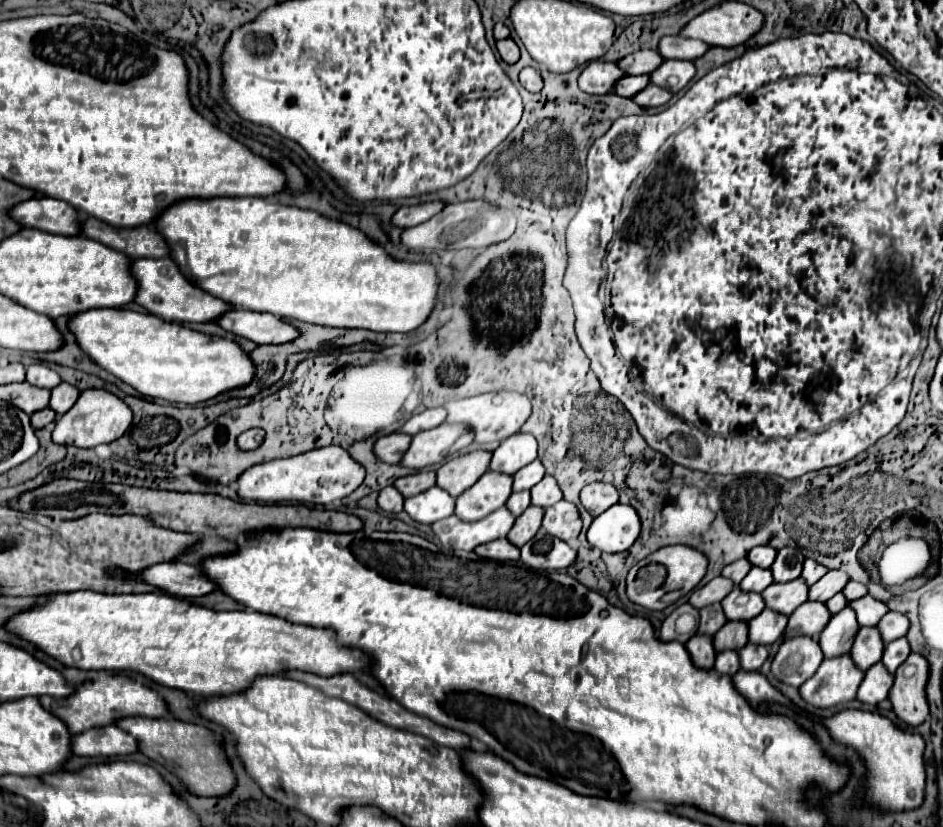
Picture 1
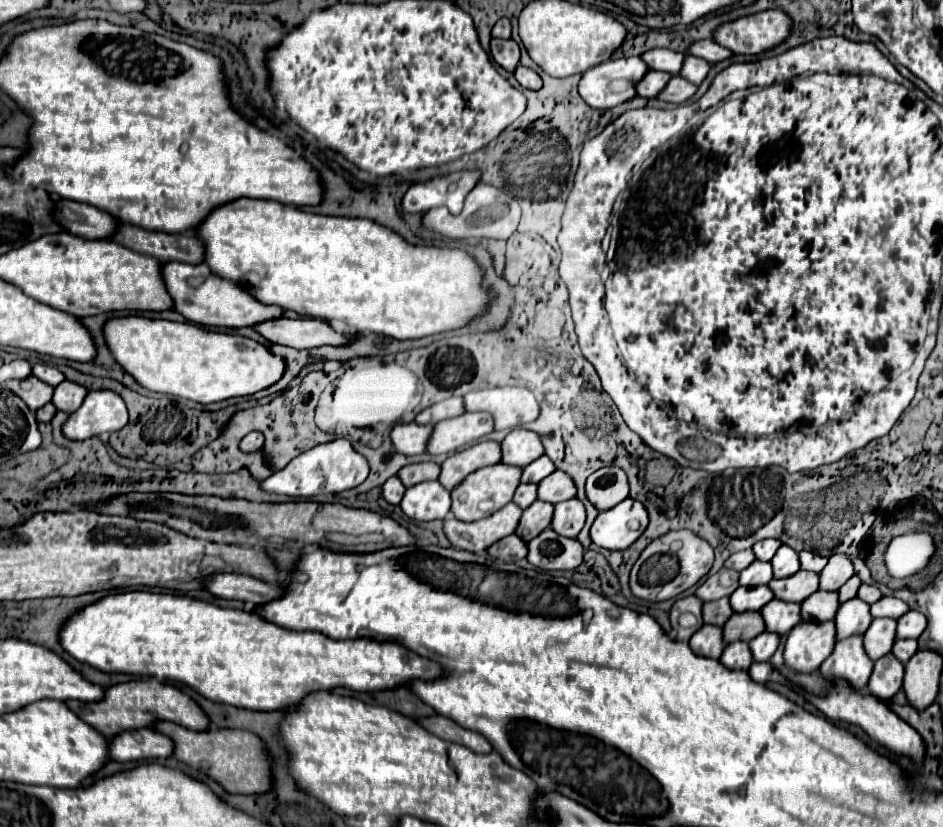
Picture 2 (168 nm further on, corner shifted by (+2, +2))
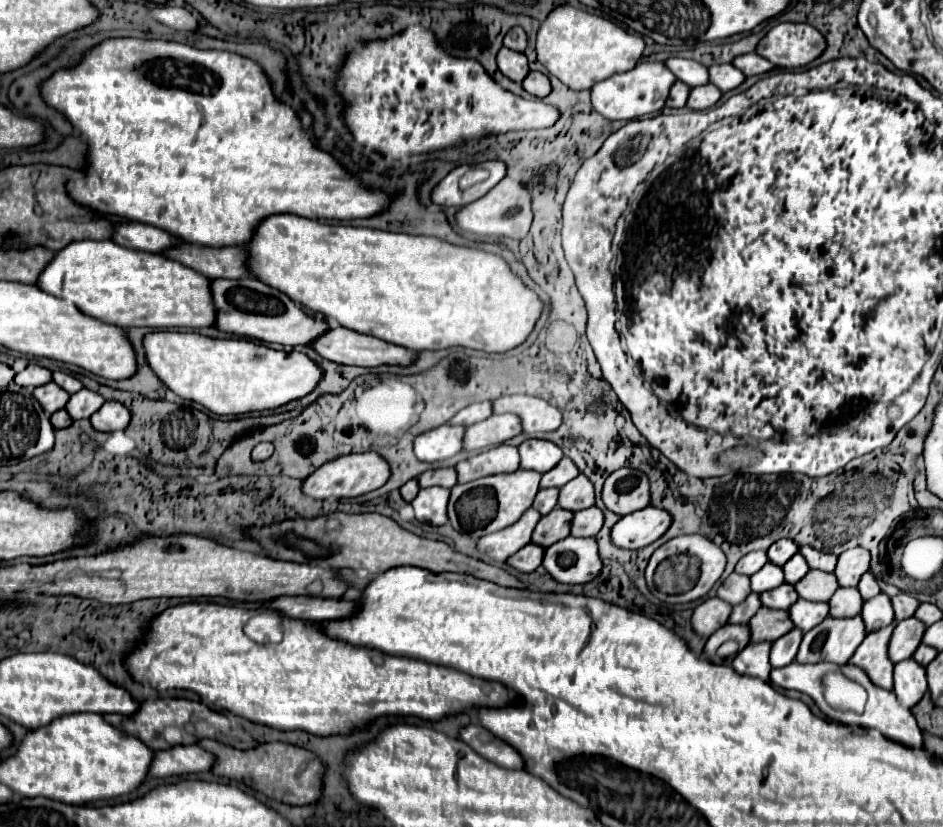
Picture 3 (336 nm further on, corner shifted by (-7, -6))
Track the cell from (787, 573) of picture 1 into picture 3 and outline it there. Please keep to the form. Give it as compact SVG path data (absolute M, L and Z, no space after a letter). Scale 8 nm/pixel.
M798 552L798 554L794 554L784 566L784 578L786 578L786 582L788 584L796 584L796 582L800 582L800 578L802 576L806 576L808 574L808 564L806 564L806 560L804 560L804 556Z

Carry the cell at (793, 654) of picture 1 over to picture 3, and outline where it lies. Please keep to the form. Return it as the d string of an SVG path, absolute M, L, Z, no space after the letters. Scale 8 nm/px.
M828 616L822 624L804 634L796 660L800 664L834 662L846 664L866 636L862 616L834 618Z

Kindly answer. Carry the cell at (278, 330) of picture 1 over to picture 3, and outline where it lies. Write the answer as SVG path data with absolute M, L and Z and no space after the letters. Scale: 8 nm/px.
M336 326L332 330L328 330L324 336L320 336L312 348L332 360L332 362L338 362L338 364L346 364L346 366L364 366L364 368L376 368L376 366L410 366L418 360L418 354L416 352L410 352L402 346L396 346L396 344L390 344L390 342L384 342L380 338L374 338L374 336L368 336L368 334L360 334L360 332L354 332L350 328L344 328L344 326Z

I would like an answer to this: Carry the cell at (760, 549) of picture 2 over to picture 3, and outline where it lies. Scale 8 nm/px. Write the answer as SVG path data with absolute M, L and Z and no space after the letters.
M782 538L782 540L774 542L774 544L768 548L768 558L770 558L774 564L784 566L784 564L788 562L788 558L794 556L798 550L800 550L800 546L798 546L794 540Z

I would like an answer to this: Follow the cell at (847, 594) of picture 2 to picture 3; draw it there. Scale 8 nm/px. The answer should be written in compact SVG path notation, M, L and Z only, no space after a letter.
M868 570L868 572L860 578L858 590L860 590L860 594L862 594L862 598L864 598L864 600L874 598L874 596L878 596L878 594L880 594L880 586L878 586L876 576L872 574L872 570Z

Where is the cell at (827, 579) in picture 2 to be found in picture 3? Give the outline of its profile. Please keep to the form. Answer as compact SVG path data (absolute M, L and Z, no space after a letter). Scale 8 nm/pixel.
M864 548L846 550L838 556L836 564L836 578L840 586L856 586L860 582L860 576L870 568L870 552Z

